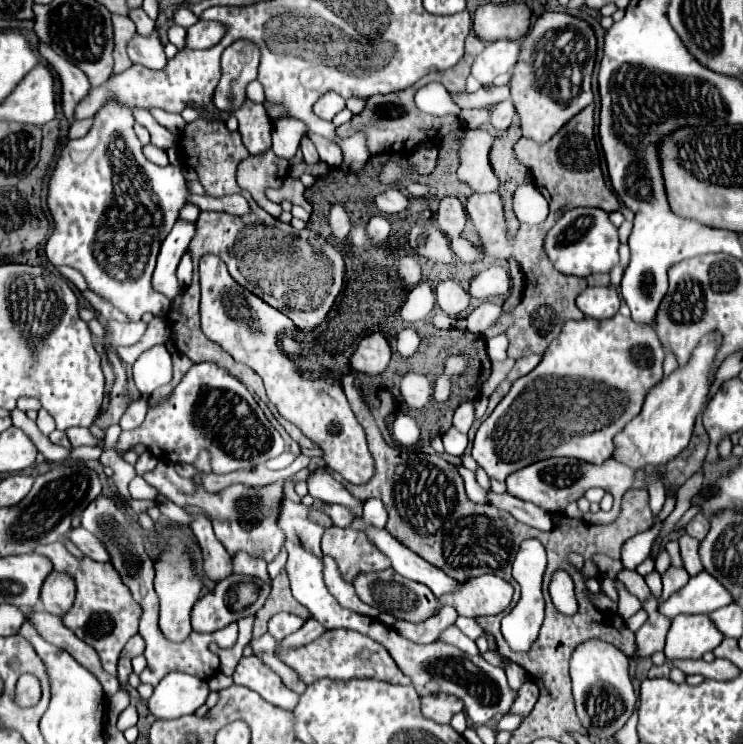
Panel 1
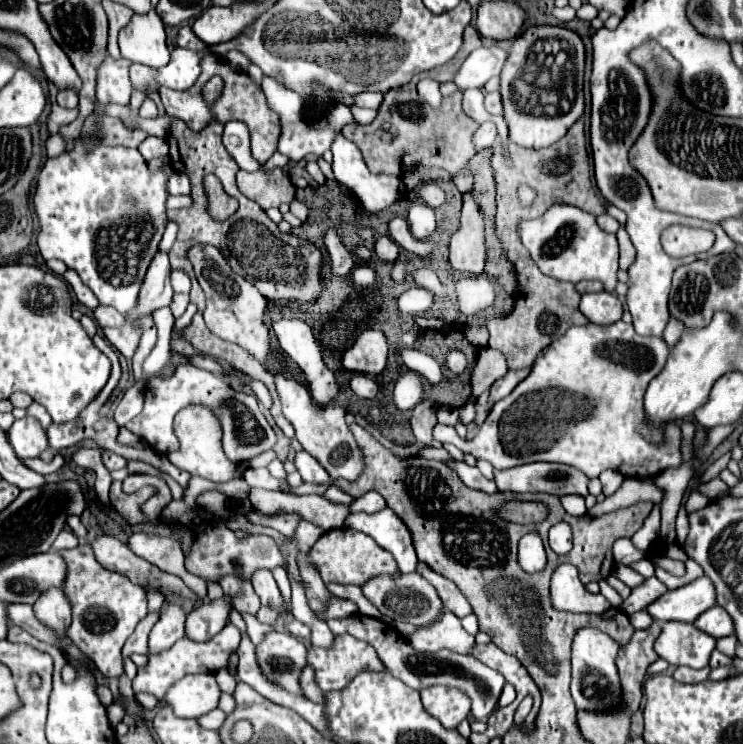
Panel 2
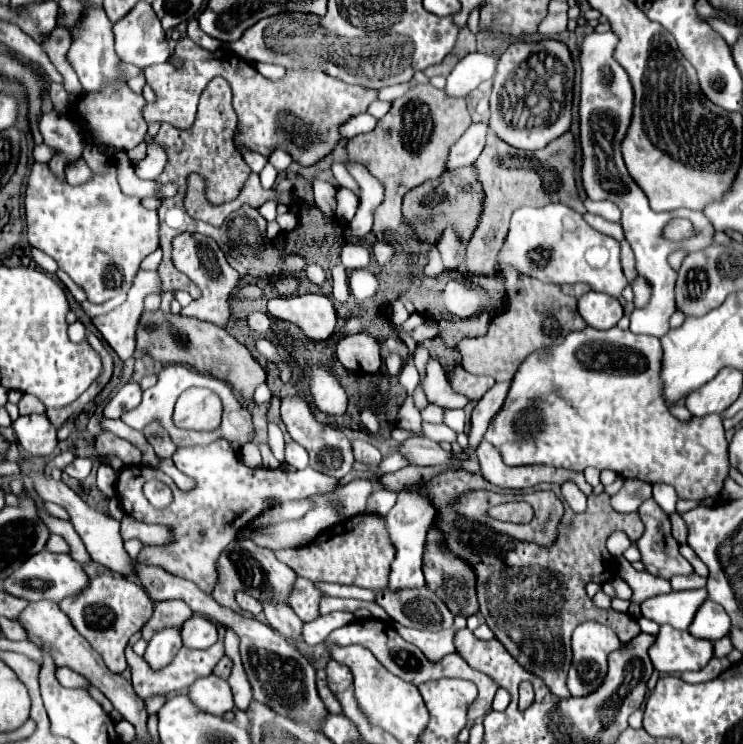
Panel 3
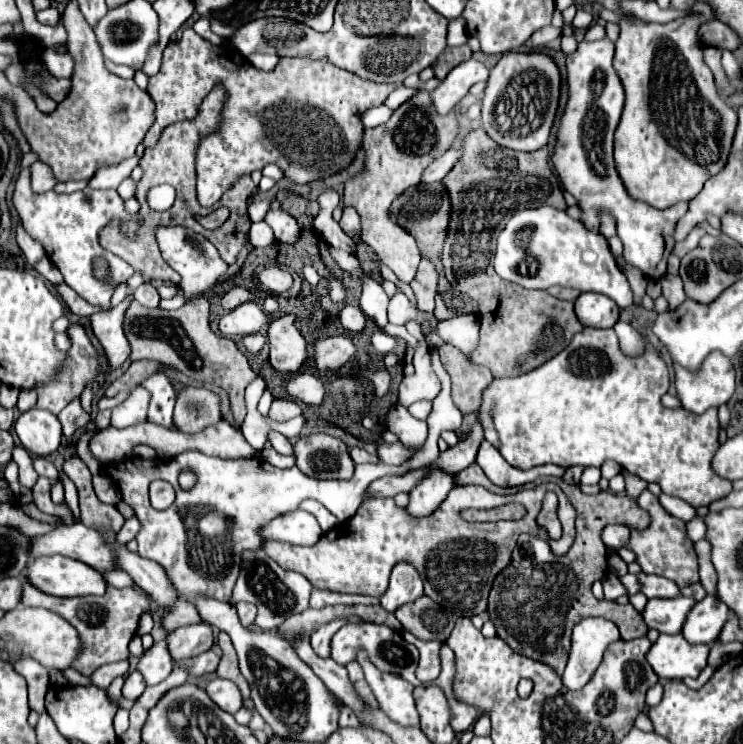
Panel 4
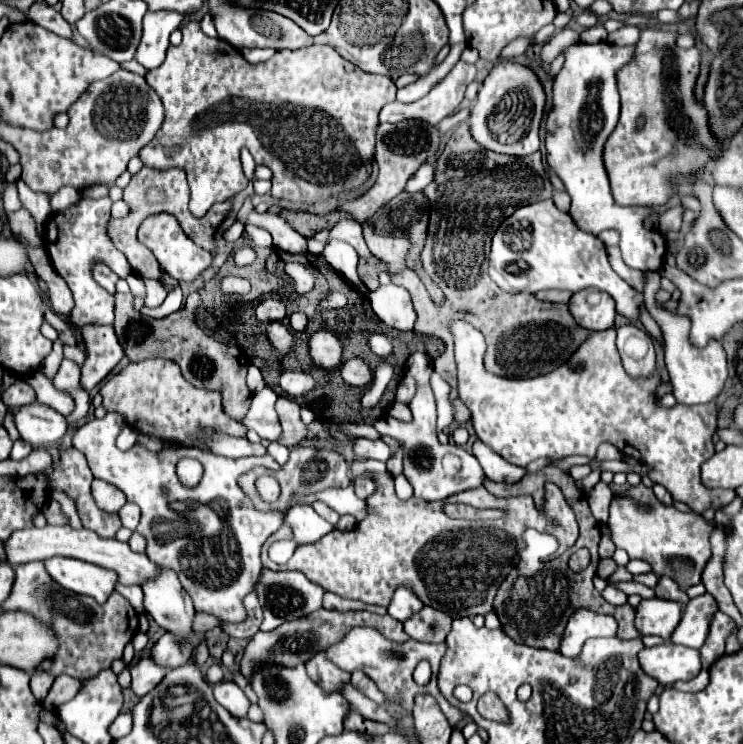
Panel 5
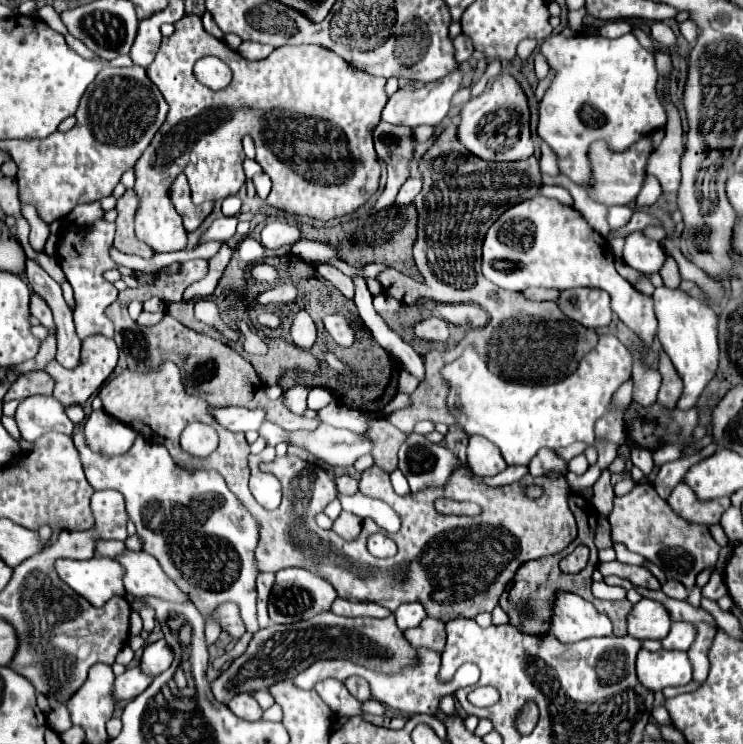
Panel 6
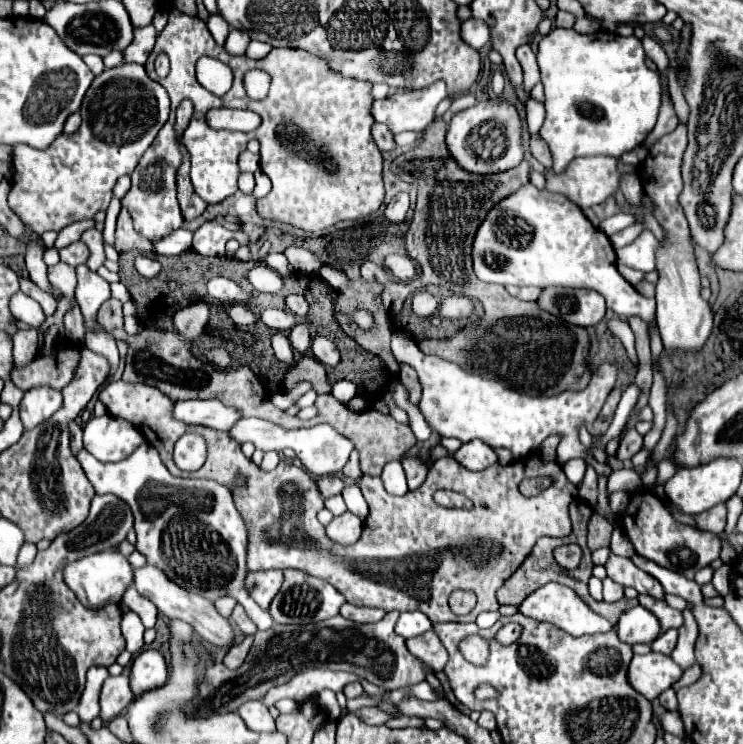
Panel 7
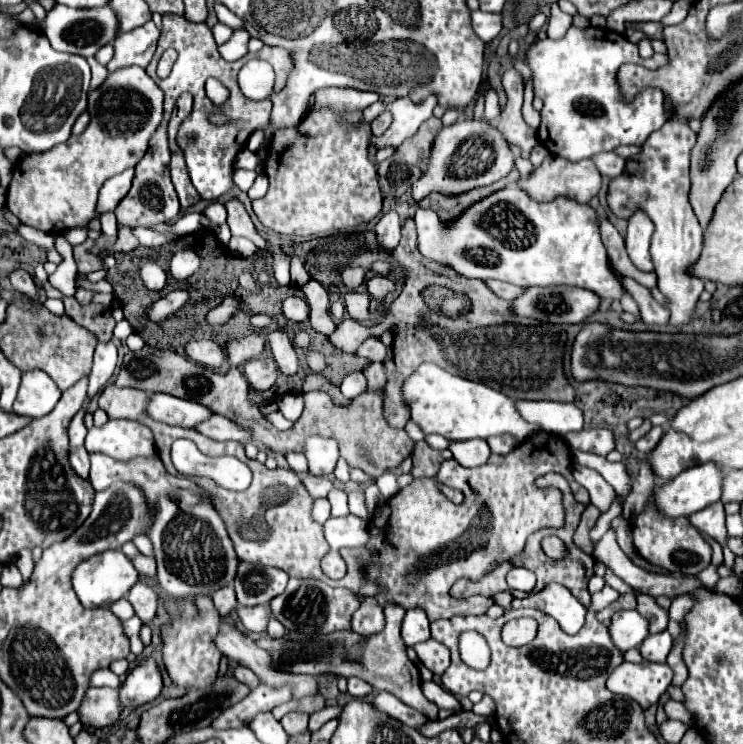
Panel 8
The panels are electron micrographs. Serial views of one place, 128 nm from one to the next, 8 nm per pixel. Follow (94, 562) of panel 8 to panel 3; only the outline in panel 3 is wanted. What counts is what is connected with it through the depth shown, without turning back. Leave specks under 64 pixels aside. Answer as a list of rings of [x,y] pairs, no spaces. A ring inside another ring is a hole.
[[[42,550],[38,554],[34,554],[32,558],[28,558],[10,578],[6,578],[4,582],[4,590],[24,598],[28,602],[34,600],[54,600],[60,602],[62,598],[68,598],[70,594],[78,594],[88,586],[88,578],[84,568],[70,556],[70,554],[52,554],[48,550]]]

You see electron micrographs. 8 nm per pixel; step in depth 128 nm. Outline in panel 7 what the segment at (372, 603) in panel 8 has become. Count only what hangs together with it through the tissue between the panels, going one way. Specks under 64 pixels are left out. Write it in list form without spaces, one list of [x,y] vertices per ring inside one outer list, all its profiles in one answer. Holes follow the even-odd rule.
[[[344,604],[340,608],[340,616],[358,624],[374,624],[378,620],[384,618],[384,610],[380,608],[364,608],[364,606],[352,606],[352,604]]]

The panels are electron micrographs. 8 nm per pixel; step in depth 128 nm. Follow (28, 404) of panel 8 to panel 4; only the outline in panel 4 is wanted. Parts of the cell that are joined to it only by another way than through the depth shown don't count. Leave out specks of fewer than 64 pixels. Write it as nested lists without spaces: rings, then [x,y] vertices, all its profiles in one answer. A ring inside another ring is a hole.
[[[32,408],[18,416],[14,430],[22,446],[36,456],[50,456],[60,448],[62,426],[60,420],[40,408]]]

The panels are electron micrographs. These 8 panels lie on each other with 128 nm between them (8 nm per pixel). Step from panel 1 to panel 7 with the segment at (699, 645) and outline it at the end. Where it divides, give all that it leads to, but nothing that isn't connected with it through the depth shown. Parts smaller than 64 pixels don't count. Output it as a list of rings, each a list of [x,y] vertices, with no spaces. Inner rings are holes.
[[[644,654],[634,656],[628,666],[628,682],[636,692],[644,694],[644,698],[654,700],[666,688],[670,688],[682,676],[682,668],[664,654]]]

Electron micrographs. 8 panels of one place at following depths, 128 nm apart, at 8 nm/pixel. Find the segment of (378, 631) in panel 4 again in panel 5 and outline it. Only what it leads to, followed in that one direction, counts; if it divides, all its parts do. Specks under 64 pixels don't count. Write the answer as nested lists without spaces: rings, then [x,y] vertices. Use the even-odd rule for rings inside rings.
[[[354,628],[346,634],[346,638],[334,646],[330,646],[326,650],[326,658],[330,658],[330,662],[334,662],[340,670],[344,672],[354,672],[354,670],[362,670],[364,674],[370,674],[370,680],[376,682],[376,686],[384,692],[386,700],[400,706],[406,712],[412,712],[414,708],[414,700],[418,694],[430,694],[436,698],[440,710],[444,712],[444,716],[448,718],[448,722],[452,726],[460,726],[462,722],[462,712],[456,710],[454,706],[450,706],[446,702],[446,698],[440,694],[436,678],[438,678],[438,666],[440,666],[440,658],[446,652],[446,644],[424,644],[418,640],[408,640],[404,644],[386,640],[380,632],[376,632],[374,628]],[[428,660],[432,666],[432,678],[426,686],[418,686],[412,680],[412,672],[416,668],[418,662]]]

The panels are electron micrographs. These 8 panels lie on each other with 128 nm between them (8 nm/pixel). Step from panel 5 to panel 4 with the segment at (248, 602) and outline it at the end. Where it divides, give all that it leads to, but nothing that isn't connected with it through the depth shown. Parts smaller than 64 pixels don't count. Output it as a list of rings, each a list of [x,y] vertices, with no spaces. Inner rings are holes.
[[[238,602],[236,604],[236,610],[238,610],[238,618],[244,626],[252,626],[254,624],[254,618],[256,618],[256,606],[254,604],[248,604],[248,602]],[[220,632],[218,644],[222,648],[222,658],[220,658],[220,666],[218,666],[216,674],[220,678],[228,678],[234,682],[242,692],[242,696],[248,700],[250,698],[250,685],[240,672],[237,653],[232,642],[230,642],[230,636]]]

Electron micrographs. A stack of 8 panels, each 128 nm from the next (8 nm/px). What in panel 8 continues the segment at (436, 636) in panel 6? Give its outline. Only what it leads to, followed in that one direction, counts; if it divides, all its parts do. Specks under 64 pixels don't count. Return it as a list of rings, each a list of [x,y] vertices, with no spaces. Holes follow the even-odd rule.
[[[436,640],[420,642],[414,646],[414,650],[416,650],[420,662],[438,676],[442,676],[446,672],[446,668],[450,666],[450,650]]]

